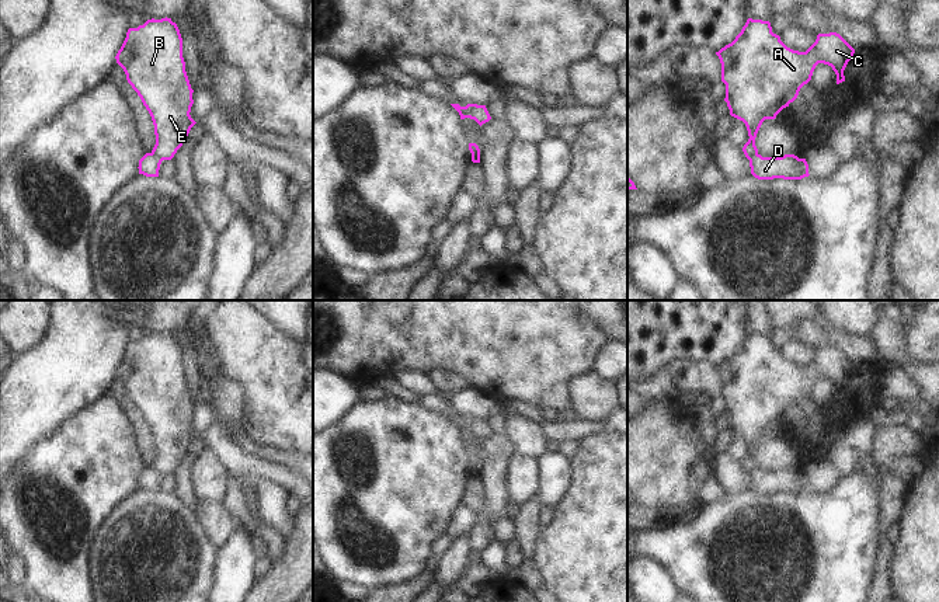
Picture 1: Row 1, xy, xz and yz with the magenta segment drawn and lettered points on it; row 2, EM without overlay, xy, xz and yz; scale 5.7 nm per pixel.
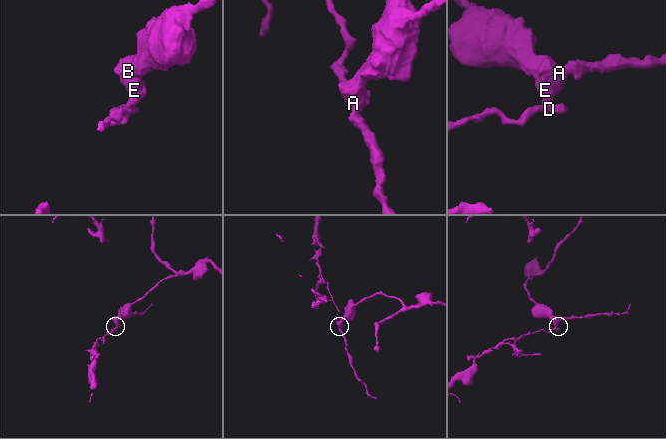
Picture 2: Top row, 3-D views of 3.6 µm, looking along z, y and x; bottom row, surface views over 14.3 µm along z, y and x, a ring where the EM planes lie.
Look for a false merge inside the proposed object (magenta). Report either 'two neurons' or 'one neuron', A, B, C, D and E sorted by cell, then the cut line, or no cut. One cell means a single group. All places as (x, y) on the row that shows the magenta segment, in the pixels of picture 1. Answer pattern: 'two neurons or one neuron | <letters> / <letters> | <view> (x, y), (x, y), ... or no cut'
two neurons | A B C E / D | xz (465, 107), (473, 118)

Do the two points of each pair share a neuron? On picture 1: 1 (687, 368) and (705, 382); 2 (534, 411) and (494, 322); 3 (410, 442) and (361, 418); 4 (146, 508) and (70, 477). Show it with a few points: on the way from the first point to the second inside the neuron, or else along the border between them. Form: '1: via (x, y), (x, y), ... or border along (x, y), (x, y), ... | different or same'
1: via (691, 372), (701, 378) | same
2: border along (504, 399), (521, 399), (541, 407) | different
3: via (397, 442), (385, 442), (374, 431) | same
4: border along (138, 487), (124, 497), (100, 522) | different

